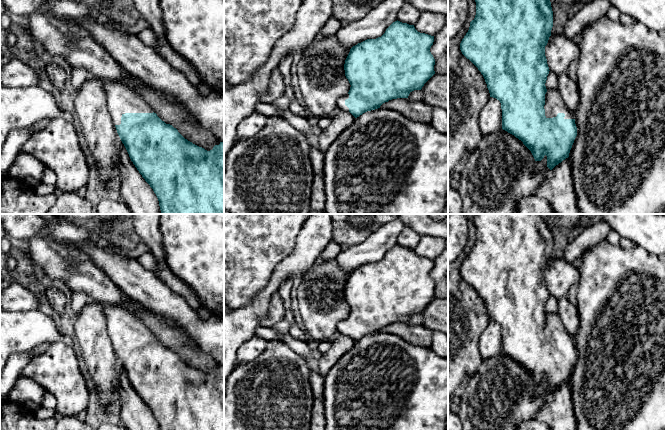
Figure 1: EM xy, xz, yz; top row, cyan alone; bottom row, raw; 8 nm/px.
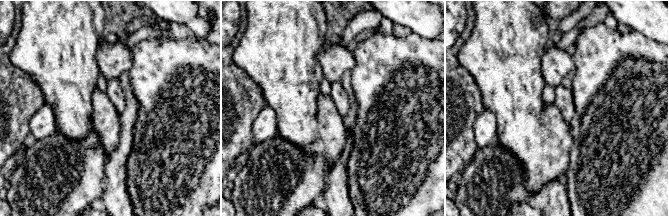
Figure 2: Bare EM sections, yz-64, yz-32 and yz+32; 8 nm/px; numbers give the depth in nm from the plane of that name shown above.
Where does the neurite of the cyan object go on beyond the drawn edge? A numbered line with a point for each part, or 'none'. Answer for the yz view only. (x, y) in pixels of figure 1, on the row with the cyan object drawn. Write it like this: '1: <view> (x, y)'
1: yz (554, 104)

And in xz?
1: xz (341, 105)

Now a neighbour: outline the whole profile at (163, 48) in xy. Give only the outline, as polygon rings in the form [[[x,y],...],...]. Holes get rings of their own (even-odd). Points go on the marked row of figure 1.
[[[157,36],[156,52],[164,58],[173,68],[180,70],[191,84],[200,86],[201,80],[195,68],[184,58],[178,55],[165,38]]]

